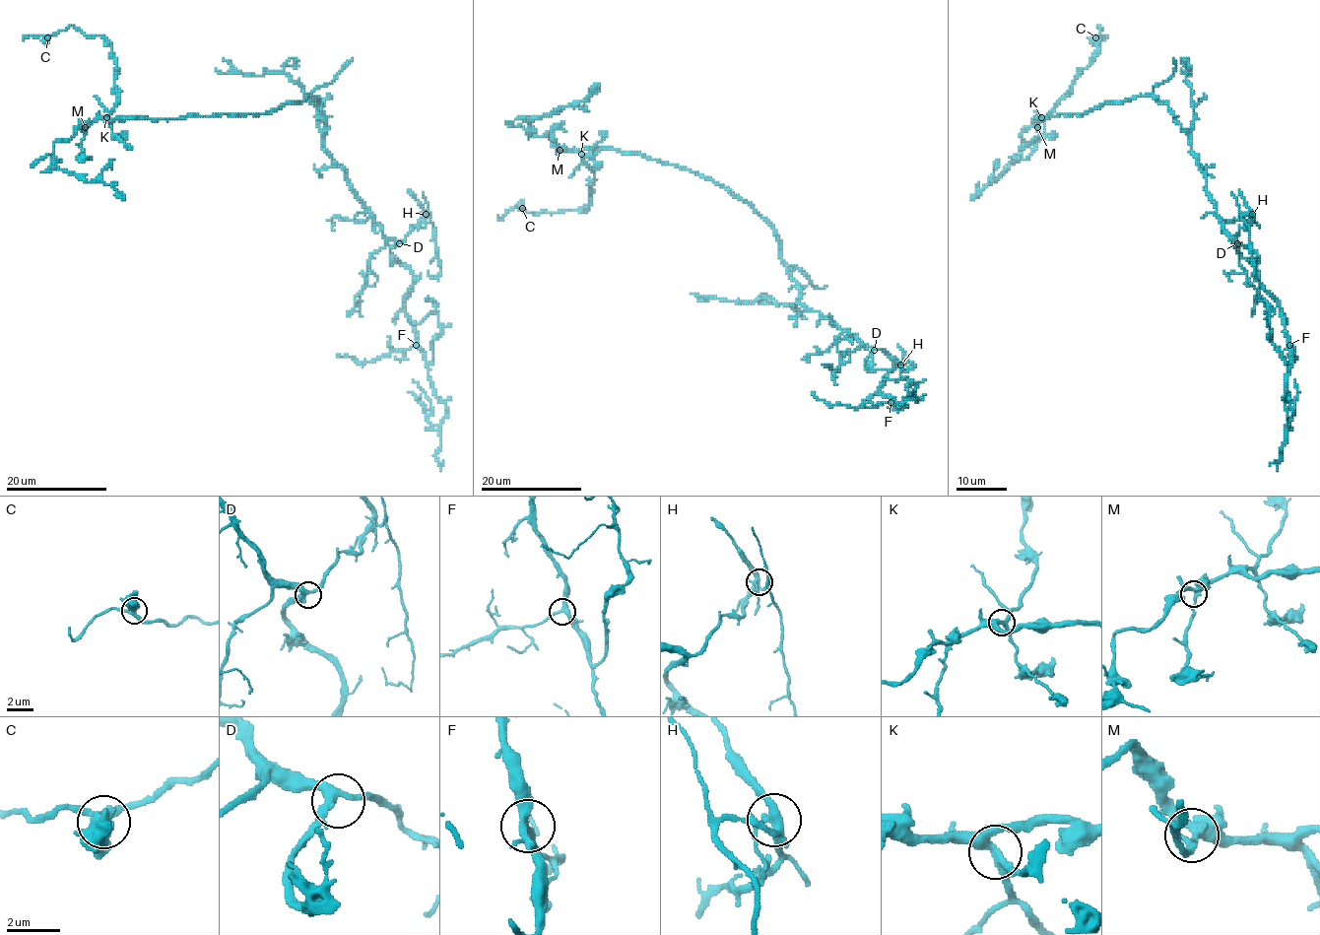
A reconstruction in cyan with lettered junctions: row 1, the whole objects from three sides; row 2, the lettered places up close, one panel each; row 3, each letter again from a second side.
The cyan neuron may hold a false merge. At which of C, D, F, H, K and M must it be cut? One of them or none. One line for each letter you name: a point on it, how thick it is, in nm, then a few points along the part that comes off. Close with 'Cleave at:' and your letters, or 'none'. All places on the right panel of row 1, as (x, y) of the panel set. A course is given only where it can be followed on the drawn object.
Cleave at: none

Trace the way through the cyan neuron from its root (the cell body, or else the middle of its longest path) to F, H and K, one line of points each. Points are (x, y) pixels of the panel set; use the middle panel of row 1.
F: (791, 275), (801, 293), (798, 302), (872, 349), (865, 367), (887, 369), (880, 391), (890, 402)
H: (791, 275), (801, 293), (798, 302), (863, 343), (882, 349), (900, 365)
K: (791, 275), (773, 229), (748, 203), (722, 186), (635, 153), (586, 147), (581, 154)

